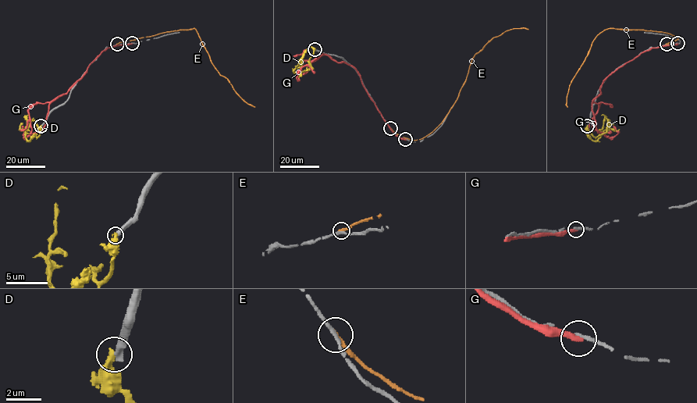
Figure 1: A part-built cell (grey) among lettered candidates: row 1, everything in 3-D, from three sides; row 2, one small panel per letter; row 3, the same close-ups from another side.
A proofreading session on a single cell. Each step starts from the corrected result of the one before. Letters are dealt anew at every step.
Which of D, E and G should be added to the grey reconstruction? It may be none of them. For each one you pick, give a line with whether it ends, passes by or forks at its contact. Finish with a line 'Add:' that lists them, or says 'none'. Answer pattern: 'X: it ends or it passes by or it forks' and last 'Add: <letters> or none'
Add: none

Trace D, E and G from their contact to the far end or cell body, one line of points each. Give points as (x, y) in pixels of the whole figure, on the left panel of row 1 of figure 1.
D: (40, 126), (40, 133), (37, 137), (37, 125), (33, 121), (27, 119), (25, 137), (29, 140), (33, 134)
E: (117, 44), (166, 31), (194, 28), (218, 73), (227, 80), (240, 97), (254, 107)
G: (131, 44), (115, 45), (103, 51), (65, 93), (49, 105), (46, 125), (40, 131), (24, 137), (22, 126)

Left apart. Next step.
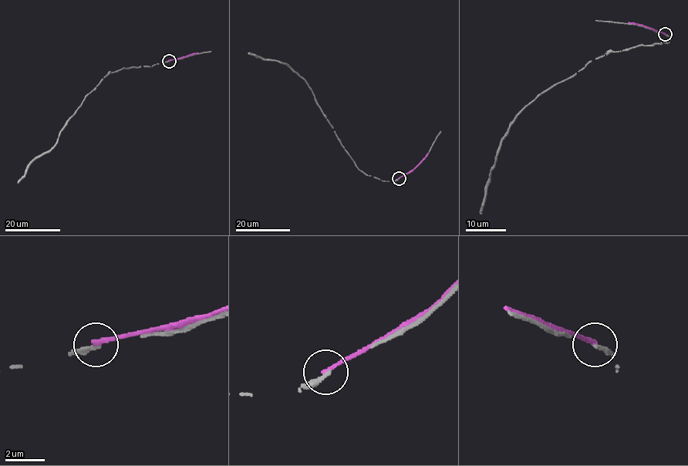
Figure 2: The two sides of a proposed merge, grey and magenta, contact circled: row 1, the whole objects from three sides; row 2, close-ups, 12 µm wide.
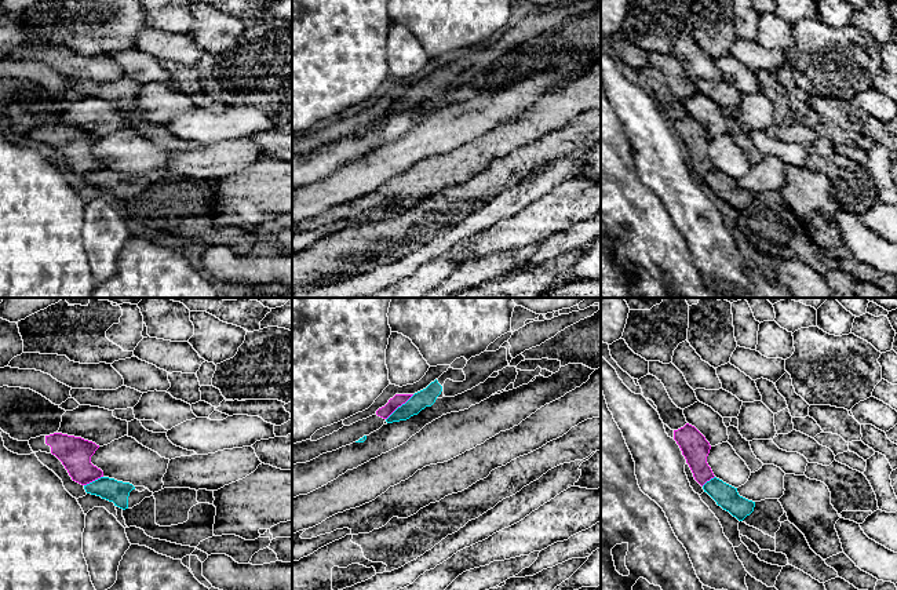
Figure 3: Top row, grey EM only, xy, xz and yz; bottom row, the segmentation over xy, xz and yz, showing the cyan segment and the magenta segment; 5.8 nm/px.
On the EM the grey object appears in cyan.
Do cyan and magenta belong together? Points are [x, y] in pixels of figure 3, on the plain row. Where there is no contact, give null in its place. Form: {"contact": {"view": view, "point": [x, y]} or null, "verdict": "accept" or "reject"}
{"contact": {"view": "xz", "point": [401, 97]}, "verdict": "reject"}

